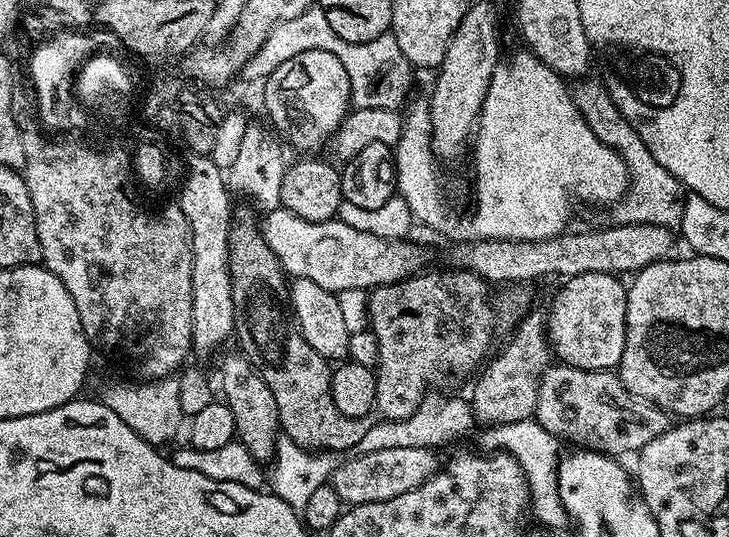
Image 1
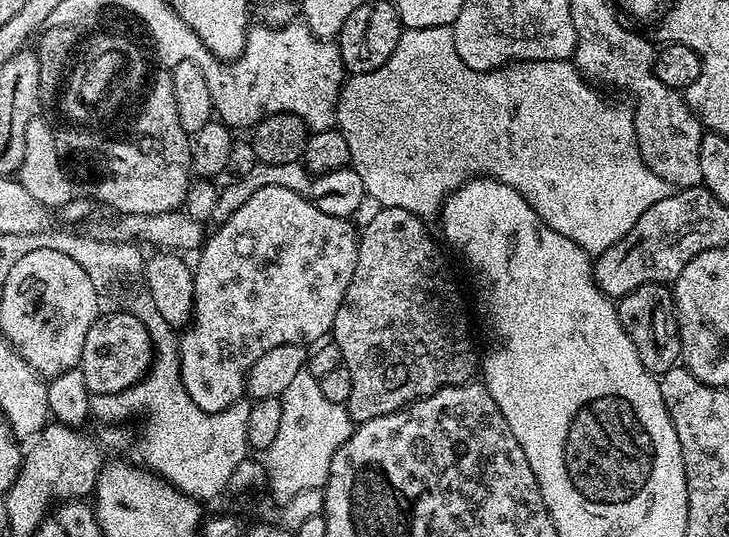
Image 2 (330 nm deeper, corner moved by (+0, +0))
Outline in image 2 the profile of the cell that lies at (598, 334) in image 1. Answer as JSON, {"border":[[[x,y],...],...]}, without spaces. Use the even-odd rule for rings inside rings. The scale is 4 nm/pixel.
{"border":[[[643,284],[633,292],[619,297],[618,311],[620,321],[630,334],[638,354],[642,358],[642,366],[659,378],[671,368],[677,367],[681,359],[680,327],[676,325],[676,303],[672,300],[672,289],[666,284]]]}

